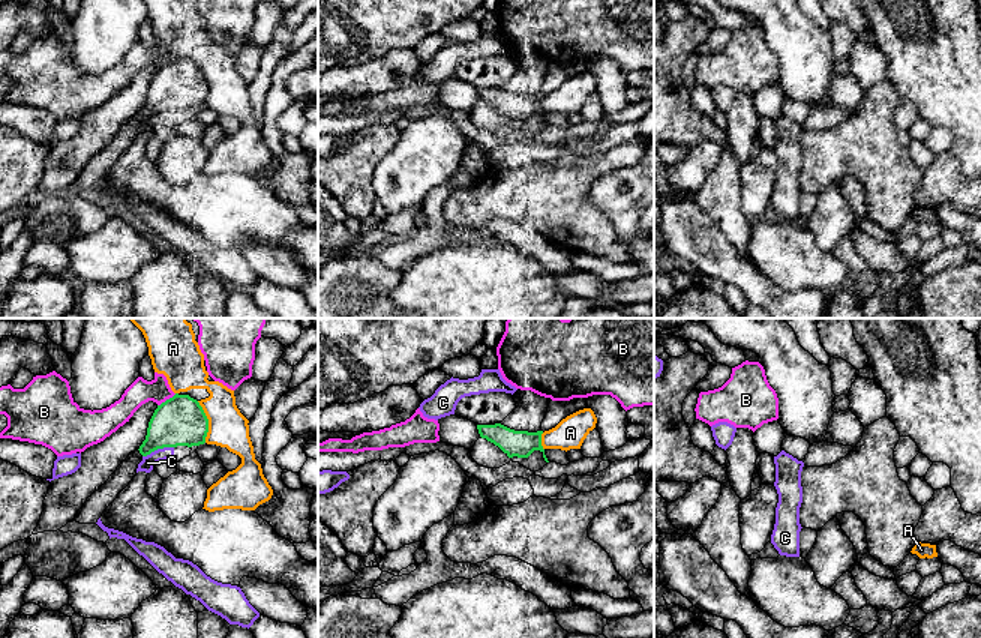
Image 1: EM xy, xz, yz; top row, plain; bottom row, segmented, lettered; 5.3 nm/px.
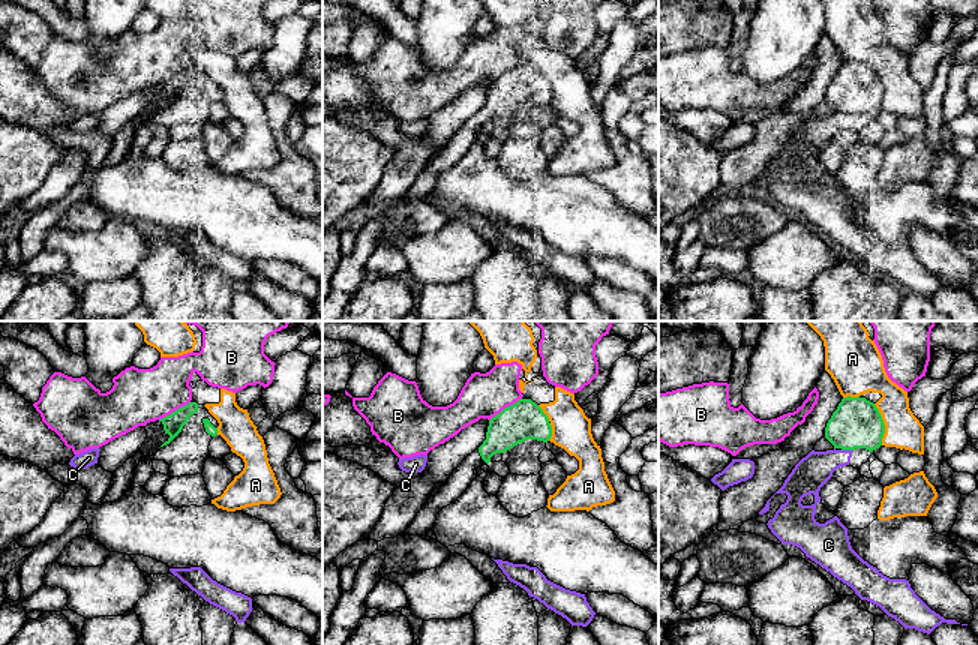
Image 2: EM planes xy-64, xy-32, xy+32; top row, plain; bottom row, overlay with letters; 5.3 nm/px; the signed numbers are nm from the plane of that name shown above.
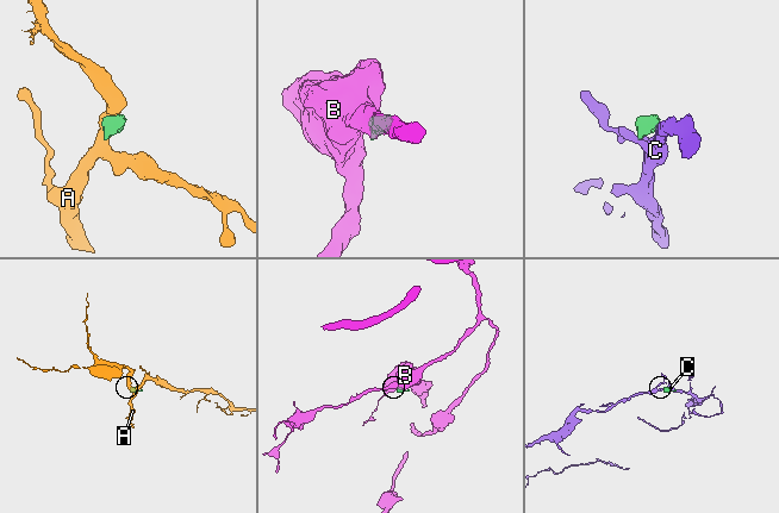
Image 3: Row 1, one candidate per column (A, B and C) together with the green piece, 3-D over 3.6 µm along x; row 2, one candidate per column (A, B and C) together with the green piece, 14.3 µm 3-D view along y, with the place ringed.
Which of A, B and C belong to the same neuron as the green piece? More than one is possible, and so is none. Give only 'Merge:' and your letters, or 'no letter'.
Merge: no letter

